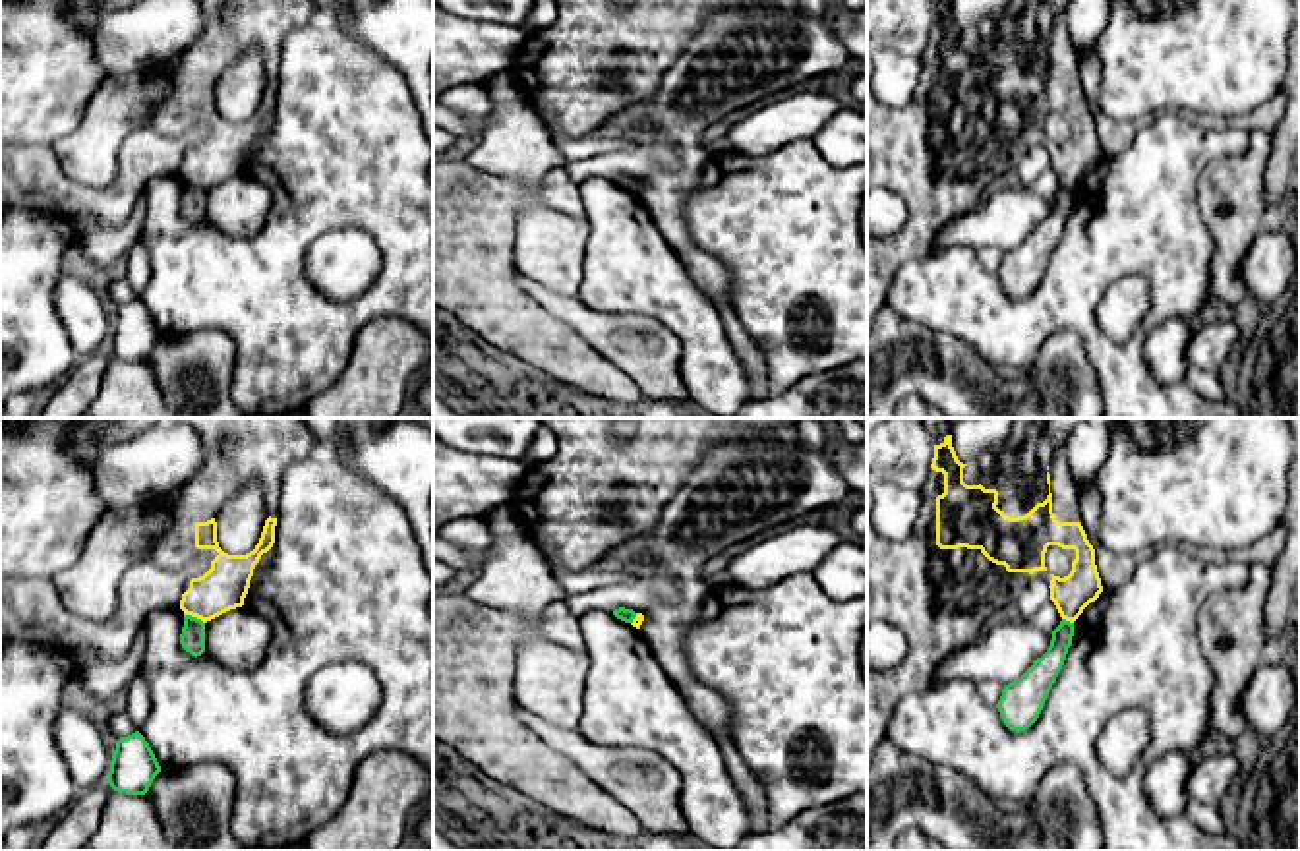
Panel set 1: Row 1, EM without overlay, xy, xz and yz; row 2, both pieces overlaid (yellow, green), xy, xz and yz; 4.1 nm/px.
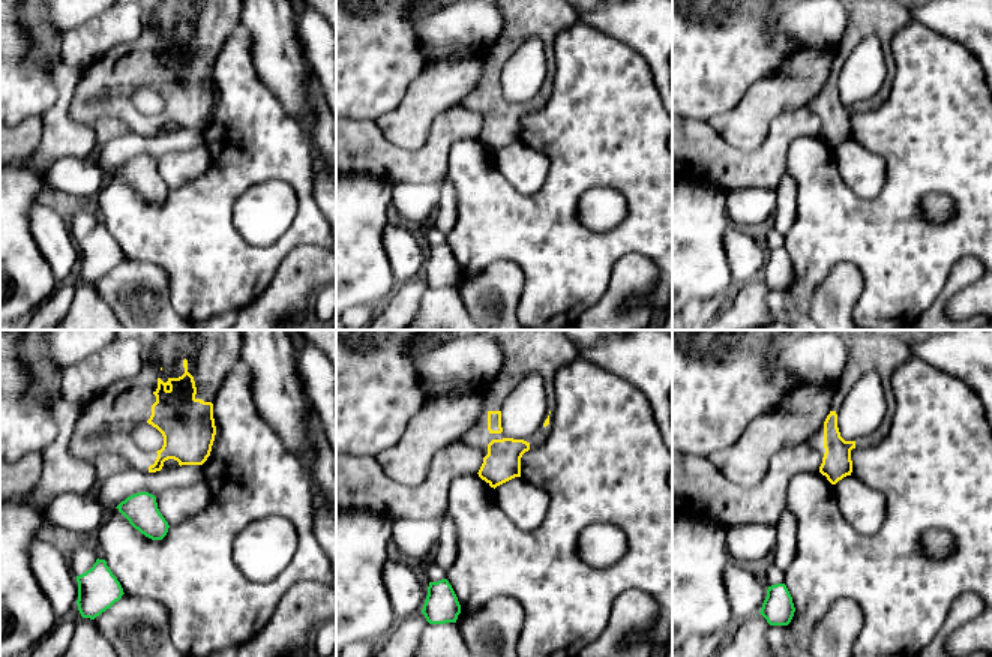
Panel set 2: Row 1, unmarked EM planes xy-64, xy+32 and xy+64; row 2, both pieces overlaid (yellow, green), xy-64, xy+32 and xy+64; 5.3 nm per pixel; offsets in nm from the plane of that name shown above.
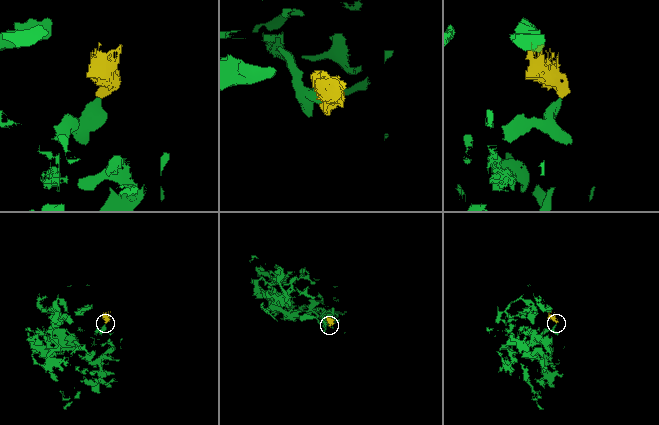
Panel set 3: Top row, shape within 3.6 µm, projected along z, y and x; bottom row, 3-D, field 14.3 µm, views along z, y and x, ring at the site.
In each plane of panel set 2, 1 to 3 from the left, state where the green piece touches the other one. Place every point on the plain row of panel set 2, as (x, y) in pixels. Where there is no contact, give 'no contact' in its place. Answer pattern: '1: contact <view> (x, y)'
1: no contact
2: no contact
3: no contact

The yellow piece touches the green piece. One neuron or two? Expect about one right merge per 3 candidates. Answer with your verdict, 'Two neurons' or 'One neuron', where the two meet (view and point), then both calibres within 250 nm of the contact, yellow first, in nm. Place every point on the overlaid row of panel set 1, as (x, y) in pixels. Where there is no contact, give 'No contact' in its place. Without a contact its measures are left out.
Two neurons. Touches yellow at xy (194, 616). Thickness 190 nm (yellow) against 110 nm

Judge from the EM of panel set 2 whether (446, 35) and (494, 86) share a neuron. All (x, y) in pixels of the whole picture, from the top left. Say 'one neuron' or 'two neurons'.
two neurons

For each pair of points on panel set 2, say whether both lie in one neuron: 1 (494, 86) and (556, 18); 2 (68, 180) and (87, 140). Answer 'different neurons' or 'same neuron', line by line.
1: same neuron
2: different neurons

